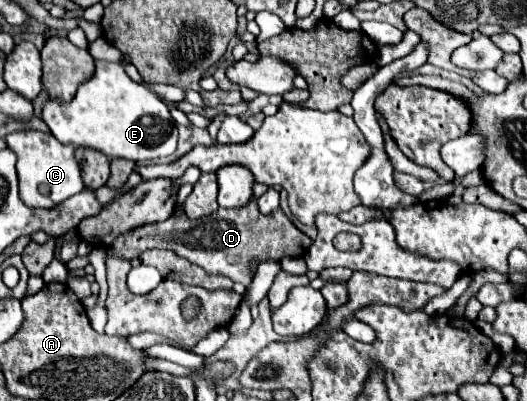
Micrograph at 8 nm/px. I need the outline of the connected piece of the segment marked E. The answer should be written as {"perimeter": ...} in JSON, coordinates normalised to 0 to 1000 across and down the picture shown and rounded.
{"perimeter":[[[182,152],[178,192],[156,207],[133,257],[91,252],[80,272],[80,297],[110,352],[140,367],[182,372],[209,397],[285,401],[319,392],[334,377],[338,322],[319,277],[319,262],[292,232],[254,207],[231,162]]]}

